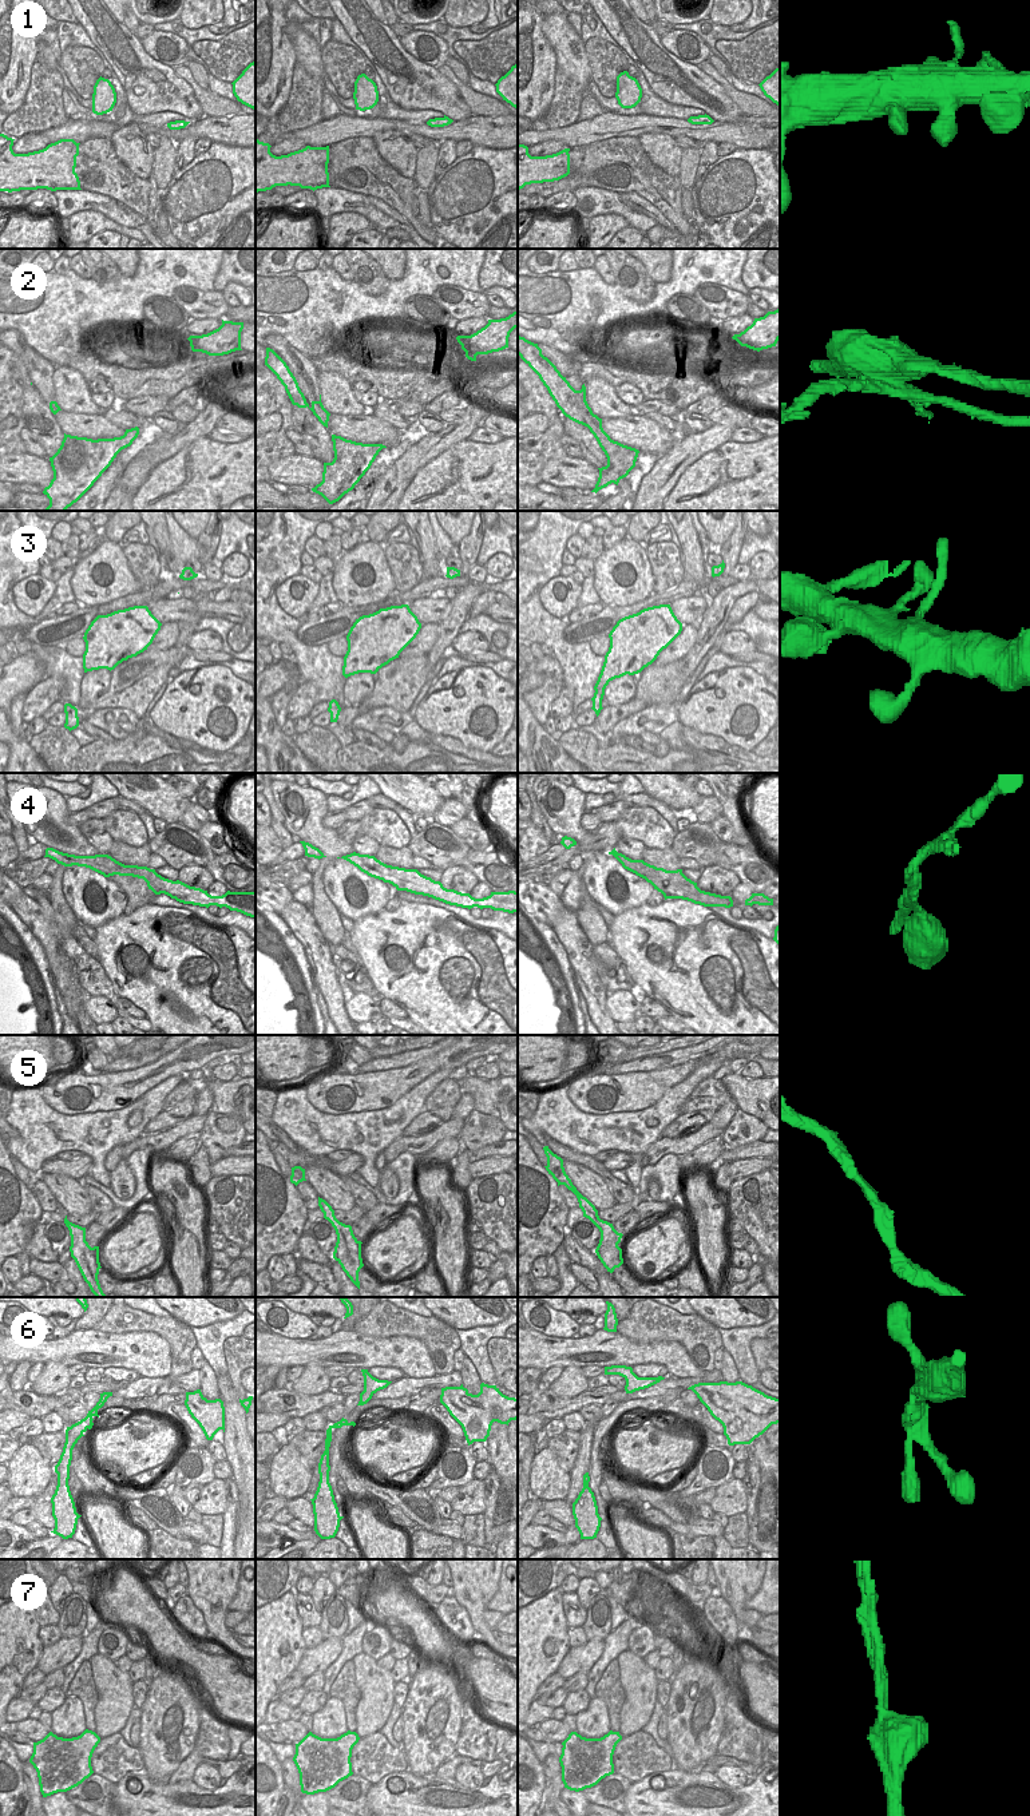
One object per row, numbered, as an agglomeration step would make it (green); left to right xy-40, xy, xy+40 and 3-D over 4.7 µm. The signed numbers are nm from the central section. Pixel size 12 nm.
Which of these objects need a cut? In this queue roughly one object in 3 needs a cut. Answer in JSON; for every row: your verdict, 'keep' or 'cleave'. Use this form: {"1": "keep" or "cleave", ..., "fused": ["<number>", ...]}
{"1": "keep", "2": "cleave", "3": "keep", "4": "cleave", "5": "keep", "6": "keep", "7": "cleave", "fused": ["2", "4", "7"]}

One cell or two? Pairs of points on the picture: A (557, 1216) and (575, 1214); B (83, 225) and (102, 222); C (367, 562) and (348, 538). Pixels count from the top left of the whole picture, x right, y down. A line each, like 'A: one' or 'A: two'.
A: two
B: one
C: two

